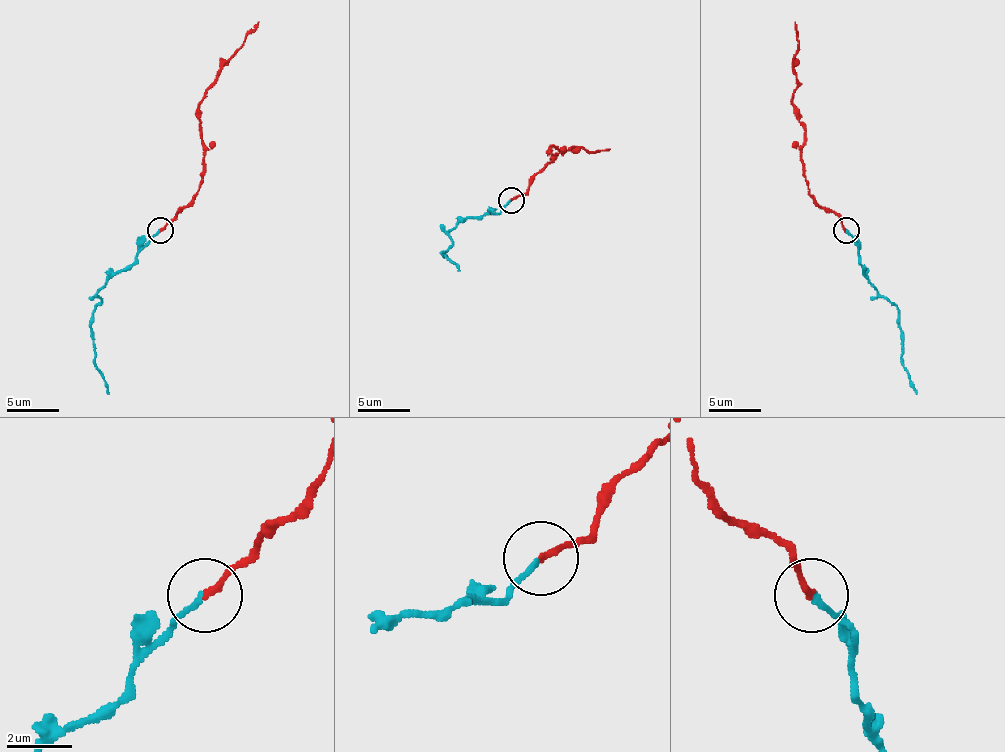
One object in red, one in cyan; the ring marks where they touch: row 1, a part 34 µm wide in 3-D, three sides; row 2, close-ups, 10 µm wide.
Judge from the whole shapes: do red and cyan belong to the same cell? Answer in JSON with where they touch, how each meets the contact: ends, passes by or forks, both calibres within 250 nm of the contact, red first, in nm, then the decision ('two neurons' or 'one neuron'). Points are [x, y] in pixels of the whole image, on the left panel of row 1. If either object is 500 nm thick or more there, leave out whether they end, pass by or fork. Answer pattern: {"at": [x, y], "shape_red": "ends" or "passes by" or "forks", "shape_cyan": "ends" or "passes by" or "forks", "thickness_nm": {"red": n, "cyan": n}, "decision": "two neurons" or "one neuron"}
{"at": [160, 230], "shape_red": "ends", "shape_cyan": "ends", "thickness_nm": {"red": 170, "cyan": 160}, "decision": "one neuron"}

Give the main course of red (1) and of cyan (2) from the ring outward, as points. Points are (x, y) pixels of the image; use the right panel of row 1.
1: (846, 231), (836, 215), (812, 197), (805, 181), (805, 124), (799, 119), (792, 93), (797, 87), (794, 22)
2: (846, 231), (859, 244), (862, 273), (899, 312), (901, 364), (917, 393)

